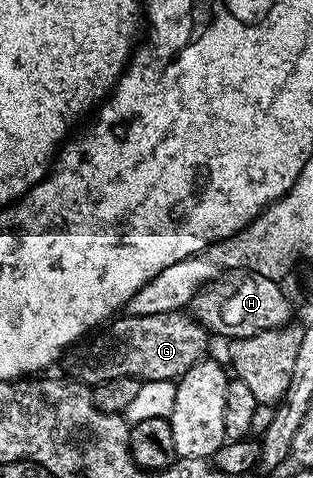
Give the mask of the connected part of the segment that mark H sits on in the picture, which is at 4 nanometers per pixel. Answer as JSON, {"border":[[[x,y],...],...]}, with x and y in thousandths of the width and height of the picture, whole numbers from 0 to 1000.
{"border":[[[732,565],[674,592],[652,594],[617,617],[601,651],[684,705],[760,711],[780,703],[812,703],[840,690],[904,686],[939,667],[923,619],[898,598],[888,588],[805,565]]]}

